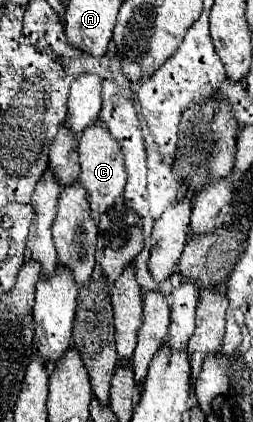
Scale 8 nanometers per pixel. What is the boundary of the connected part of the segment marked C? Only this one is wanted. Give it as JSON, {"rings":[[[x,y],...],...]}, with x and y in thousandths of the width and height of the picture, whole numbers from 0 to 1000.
{"rings":[[[387,277],[364,291],[364,301],[324,310],[308,363],[316,363],[316,396],[324,396],[316,429],[324,429],[324,438],[340,443],[340,453],[356,462],[364,505],[387,509],[387,505],[435,495],[451,486],[451,476],[490,453],[498,400],[490,400],[490,377],[482,377],[482,348],[466,348],[466,334],[451,325],[435,325],[435,310],[419,310],[419,296]]]}

